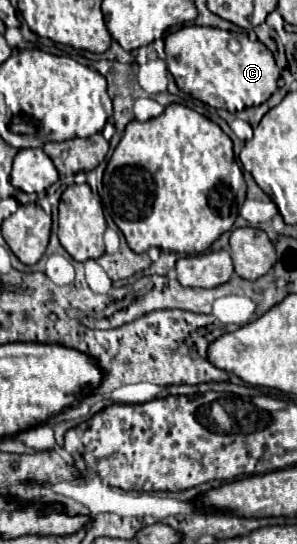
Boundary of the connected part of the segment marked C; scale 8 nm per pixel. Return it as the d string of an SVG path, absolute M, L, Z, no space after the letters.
M196 24L182 26L166 36L166 64L180 90L192 94L194 98L202 100L212 108L226 108L232 114L266 102L276 92L280 78L280 70L274 62L274 56L262 42L258 40L252 42L246 32L230 32L220 28L196 26Z

